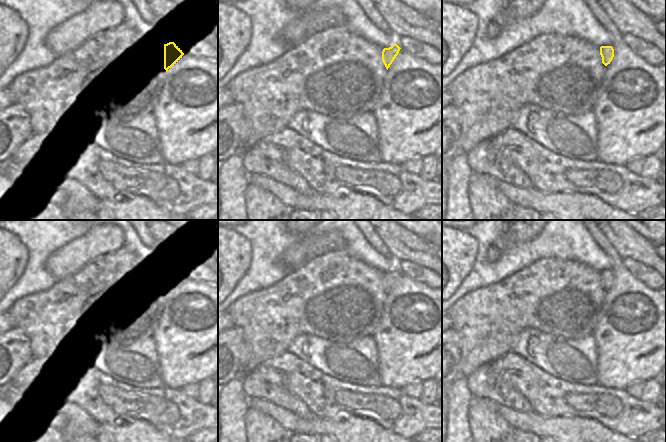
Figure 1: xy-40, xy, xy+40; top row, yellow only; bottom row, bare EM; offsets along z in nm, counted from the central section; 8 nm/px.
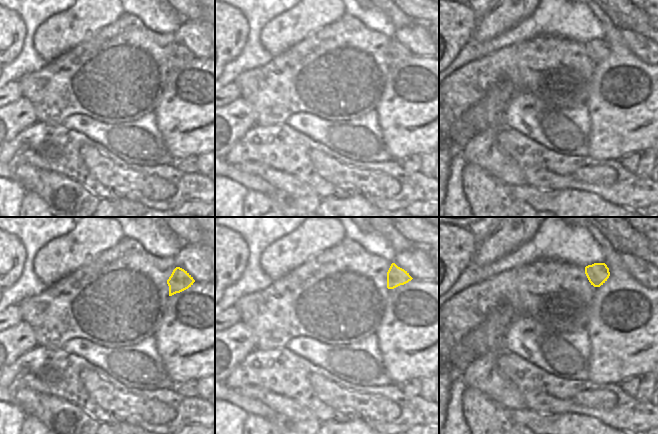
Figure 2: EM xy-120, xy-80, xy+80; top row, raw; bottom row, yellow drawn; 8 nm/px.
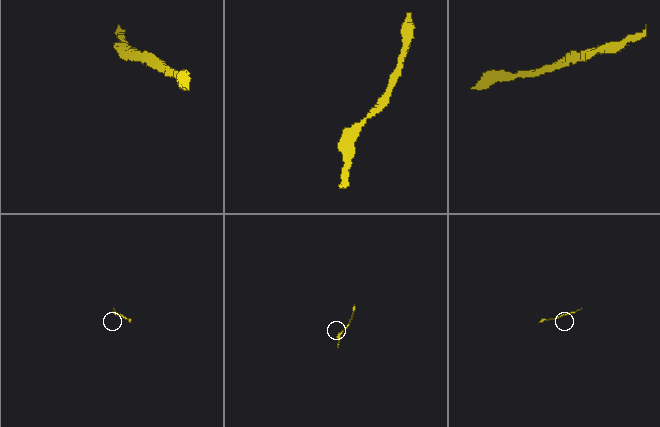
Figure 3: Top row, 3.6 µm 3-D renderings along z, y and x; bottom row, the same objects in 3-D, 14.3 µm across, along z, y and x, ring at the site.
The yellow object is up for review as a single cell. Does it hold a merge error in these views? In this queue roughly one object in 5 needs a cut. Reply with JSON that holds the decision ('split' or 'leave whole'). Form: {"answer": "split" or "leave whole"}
{"answer": "leave whole"}

